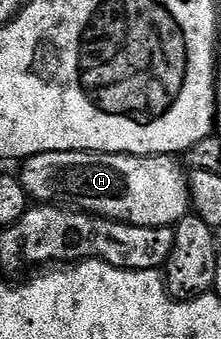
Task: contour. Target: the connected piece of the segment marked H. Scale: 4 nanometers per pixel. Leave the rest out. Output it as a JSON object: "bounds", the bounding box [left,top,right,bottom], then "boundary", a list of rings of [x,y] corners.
{"bounds":[17,150,191,227],"boundary":[[[88,150],[41,152],[22,163],[17,170],[19,183],[36,203],[70,206],[87,214],[100,214],[118,222],[138,226],[174,227],[191,209],[191,184],[188,171],[178,157],[169,154],[94,154]]]}

